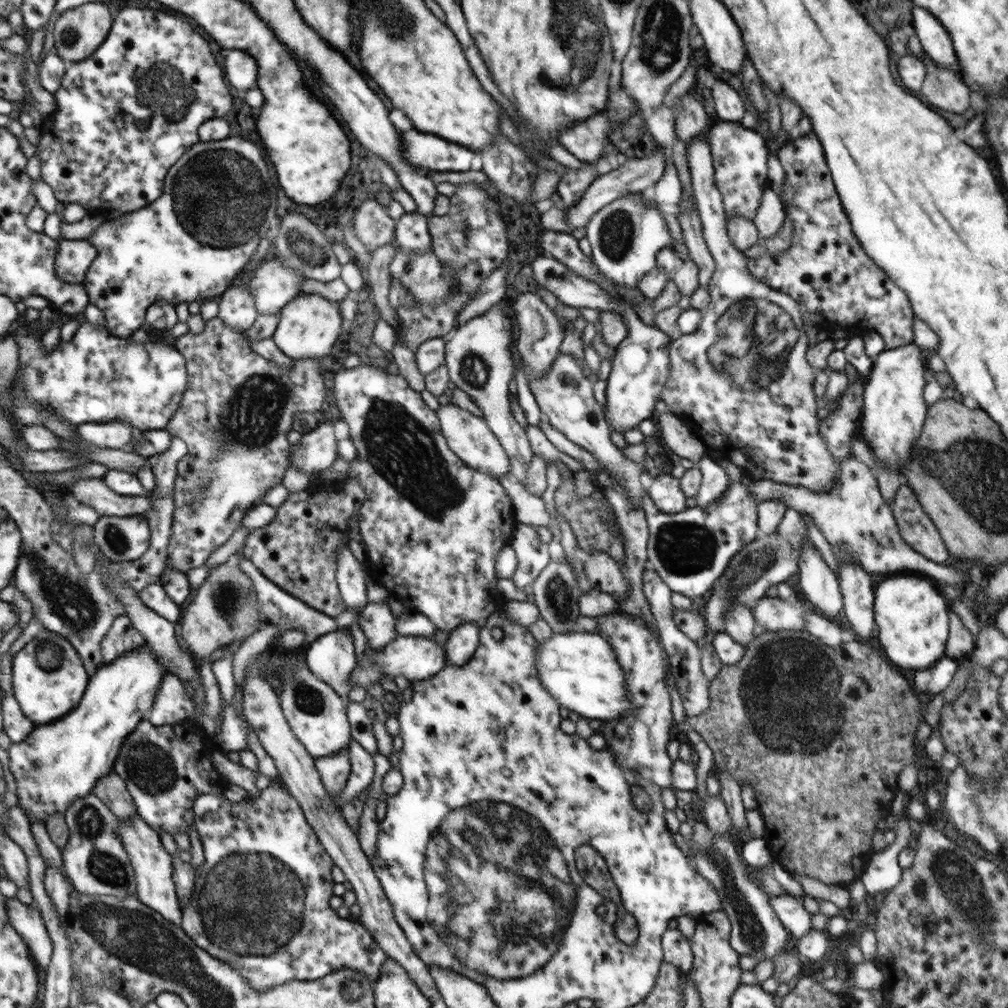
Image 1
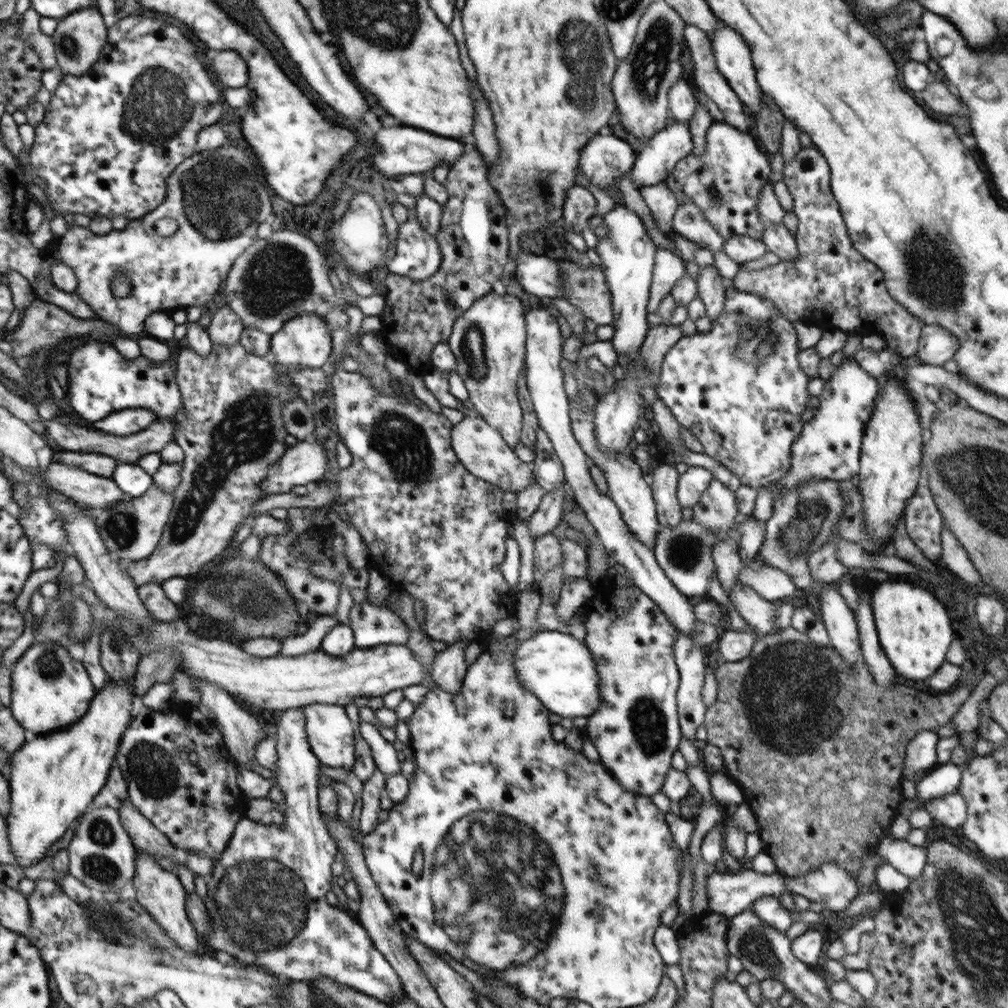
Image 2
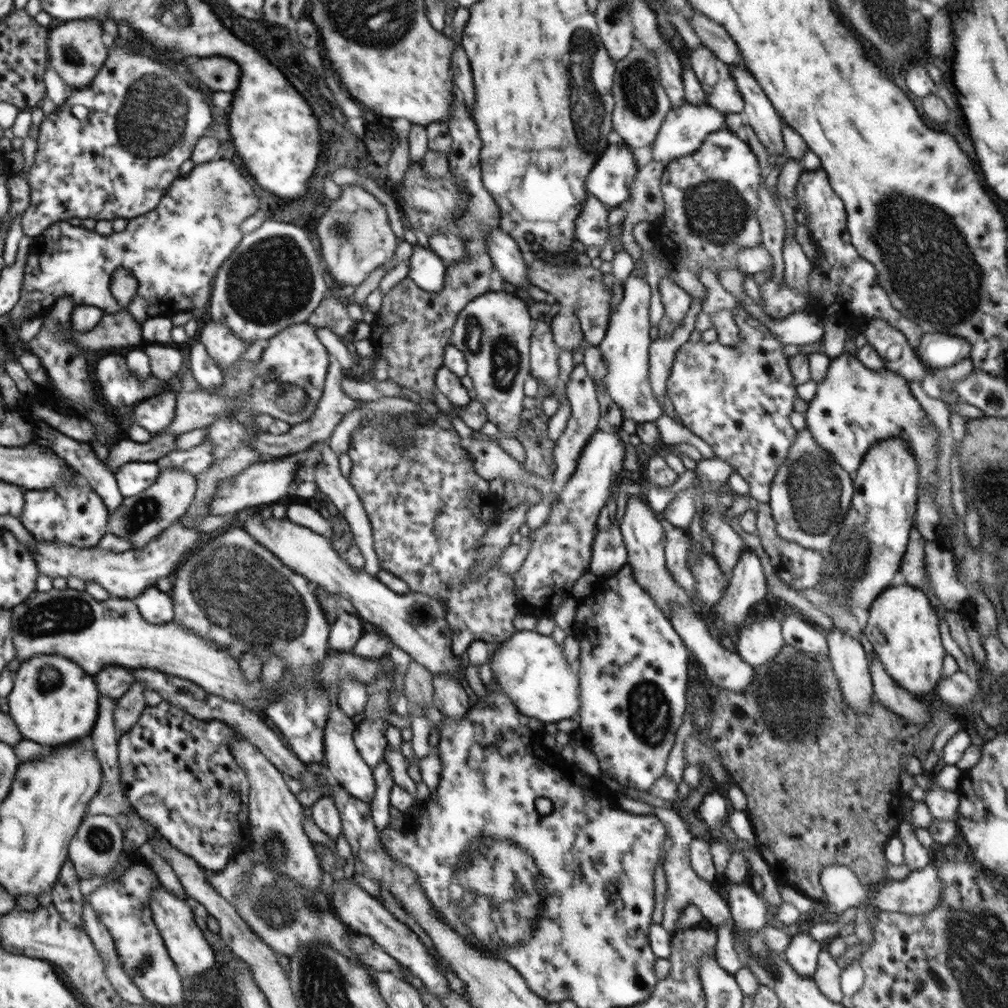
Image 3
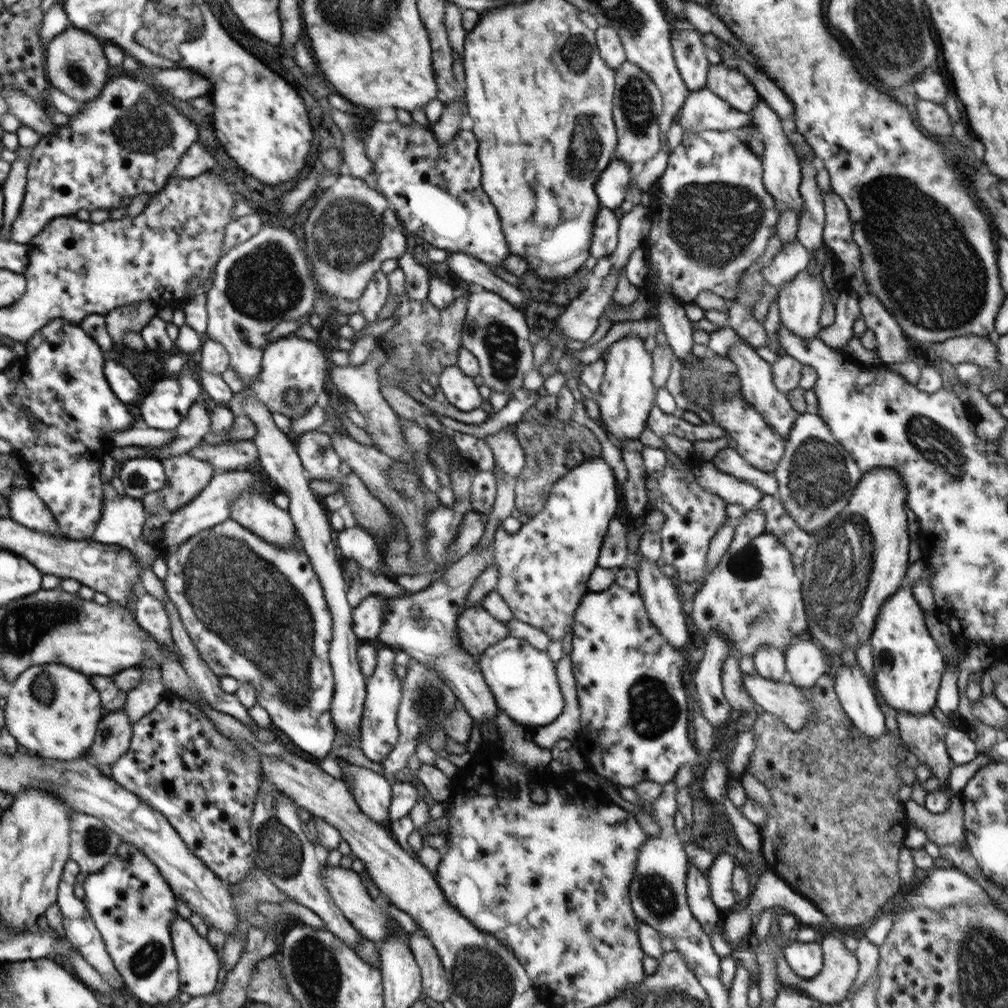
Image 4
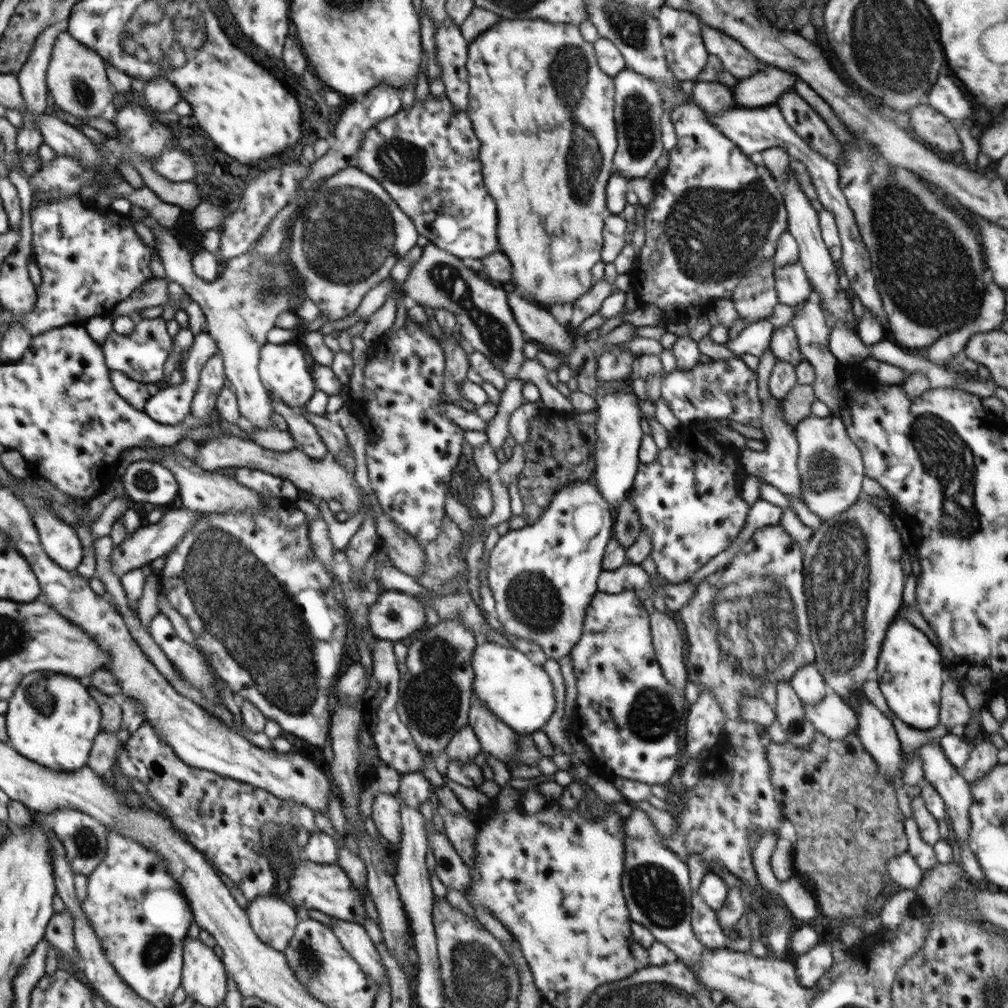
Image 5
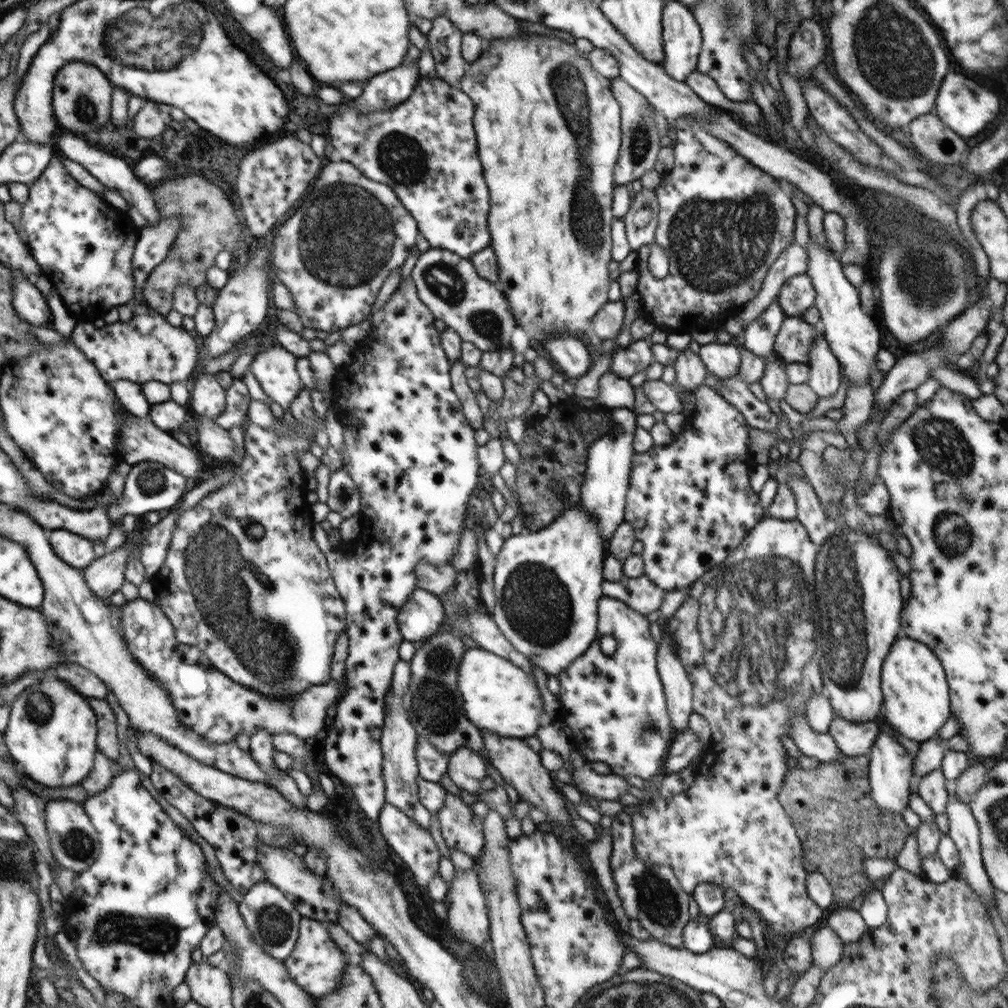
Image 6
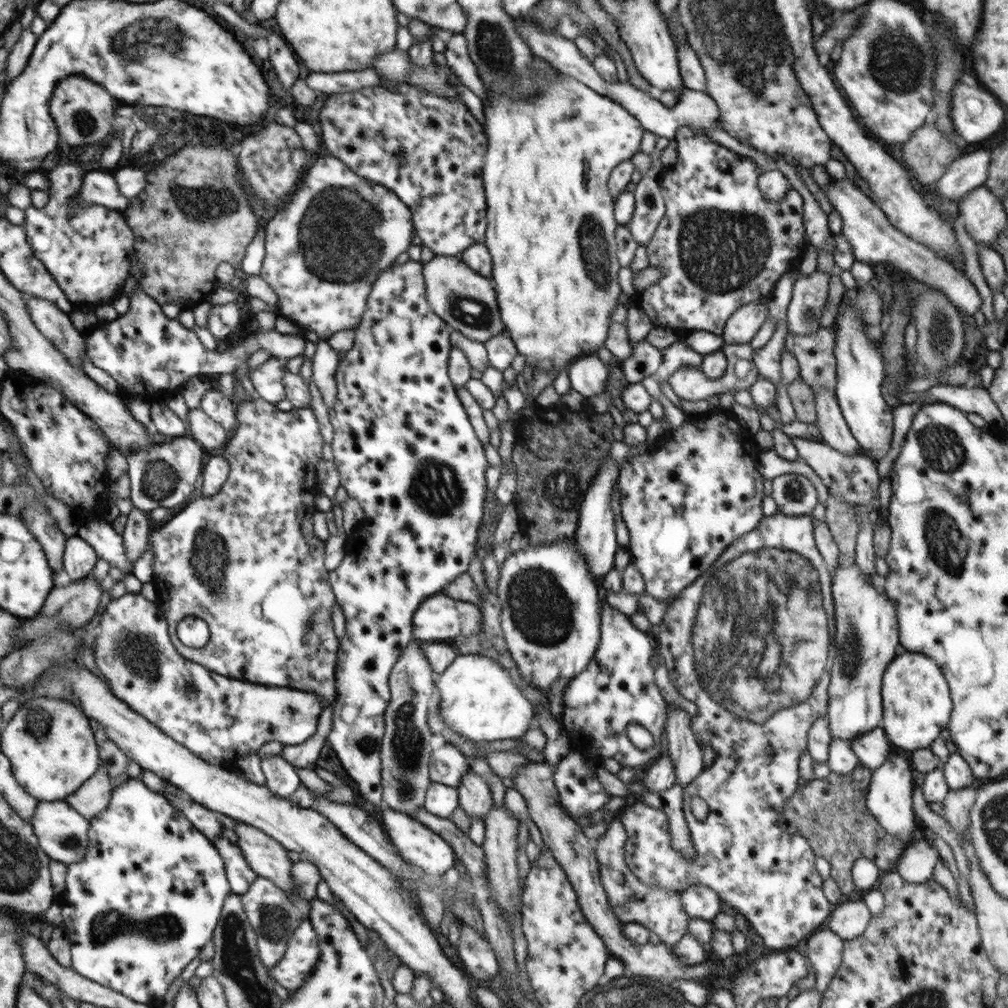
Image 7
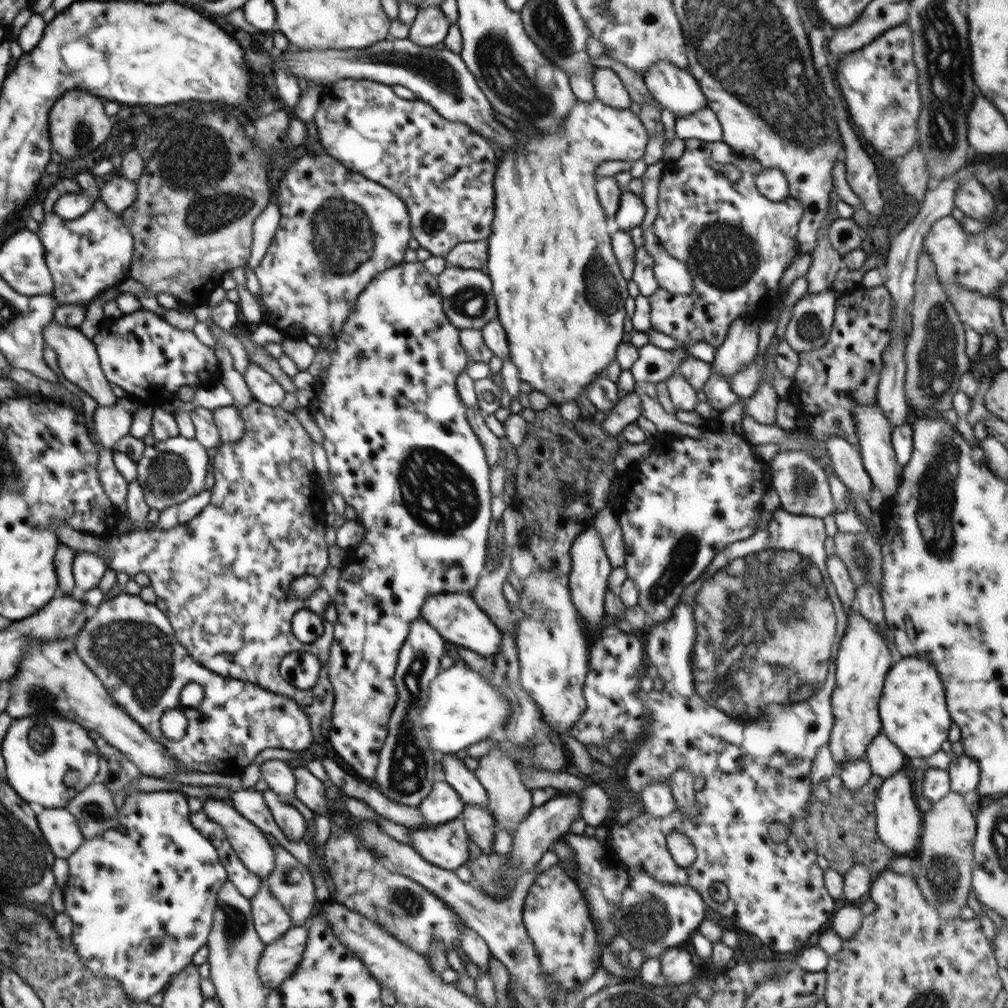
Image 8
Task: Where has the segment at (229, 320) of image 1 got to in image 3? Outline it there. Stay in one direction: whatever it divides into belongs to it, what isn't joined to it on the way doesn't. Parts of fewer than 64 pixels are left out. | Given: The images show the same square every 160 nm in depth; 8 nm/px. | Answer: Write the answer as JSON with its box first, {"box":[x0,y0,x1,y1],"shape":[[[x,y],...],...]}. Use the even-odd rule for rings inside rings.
{"box":[198,321,250,369],"shape":[[[212,321],[201,328],[198,337],[214,363],[222,369],[238,362],[241,355],[250,348],[250,343],[240,341],[226,325]]]}

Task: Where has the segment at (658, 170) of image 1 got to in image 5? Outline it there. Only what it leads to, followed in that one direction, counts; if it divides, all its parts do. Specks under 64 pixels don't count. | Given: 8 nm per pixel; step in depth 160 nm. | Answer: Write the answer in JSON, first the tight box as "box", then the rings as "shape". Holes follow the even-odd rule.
{"box":[689,81,736,117],"shape":[[[697,81],[689,86],[692,102],[708,117],[719,115],[727,108],[736,107],[731,88],[721,82]]]}

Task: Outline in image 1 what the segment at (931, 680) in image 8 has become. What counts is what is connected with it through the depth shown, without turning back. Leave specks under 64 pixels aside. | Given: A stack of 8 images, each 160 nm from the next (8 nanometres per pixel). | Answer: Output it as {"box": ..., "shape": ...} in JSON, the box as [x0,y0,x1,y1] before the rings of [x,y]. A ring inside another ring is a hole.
{"box":[874,572,950,668],"shape":[[[908,572],[895,574],[881,581],[874,590],[876,642],[887,658],[902,668],[930,668],[938,659],[946,656],[950,601],[932,582]]]}

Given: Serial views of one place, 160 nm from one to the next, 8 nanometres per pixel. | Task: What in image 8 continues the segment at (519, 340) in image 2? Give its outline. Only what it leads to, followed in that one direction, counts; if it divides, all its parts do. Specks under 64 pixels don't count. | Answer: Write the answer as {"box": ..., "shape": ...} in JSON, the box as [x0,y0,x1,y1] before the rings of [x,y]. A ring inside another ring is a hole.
{"box":[437,262,498,330],"shape":[[[447,262],[447,267],[437,275],[437,281],[441,290],[442,304],[452,326],[459,330],[482,330],[488,322],[498,319],[491,278],[481,270],[452,266]]]}

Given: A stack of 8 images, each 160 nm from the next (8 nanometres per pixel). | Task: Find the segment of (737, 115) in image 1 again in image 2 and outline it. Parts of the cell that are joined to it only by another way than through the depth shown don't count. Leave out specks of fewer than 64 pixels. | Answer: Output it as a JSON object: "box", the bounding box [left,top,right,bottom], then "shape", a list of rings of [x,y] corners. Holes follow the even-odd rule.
{"box":[683,24,743,116],"shape":[[[693,24],[686,26],[683,37],[686,50],[694,60],[692,84],[695,90],[703,98],[711,98],[716,102],[725,116],[742,112],[743,102],[716,66],[711,38]]]}

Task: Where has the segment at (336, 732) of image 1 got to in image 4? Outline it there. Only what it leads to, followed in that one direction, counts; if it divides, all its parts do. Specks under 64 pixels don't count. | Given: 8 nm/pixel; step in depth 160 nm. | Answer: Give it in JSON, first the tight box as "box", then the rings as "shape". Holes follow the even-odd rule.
{"box":[344,760,392,825],"shape":[[[347,760],[344,761],[348,763],[347,771],[350,773],[351,779],[354,781],[354,789],[351,793],[353,794],[360,811],[366,814],[366,817],[374,821],[374,823],[378,823],[378,825],[388,825],[390,822],[388,807],[390,807],[390,800],[392,800],[392,782],[390,782],[387,777],[384,777],[384,775],[375,773],[371,769],[354,765]]]}

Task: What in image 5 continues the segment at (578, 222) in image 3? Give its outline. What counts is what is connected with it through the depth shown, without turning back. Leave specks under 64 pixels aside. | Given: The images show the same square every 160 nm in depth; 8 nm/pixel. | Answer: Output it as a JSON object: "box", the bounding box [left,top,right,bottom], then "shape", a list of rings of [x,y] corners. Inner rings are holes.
{"box":[601,214,630,263],"shape":[[[611,214],[608,218],[605,218],[603,239],[604,244],[601,248],[601,260],[604,263],[614,262],[630,241],[627,232],[627,222],[623,216]]]}

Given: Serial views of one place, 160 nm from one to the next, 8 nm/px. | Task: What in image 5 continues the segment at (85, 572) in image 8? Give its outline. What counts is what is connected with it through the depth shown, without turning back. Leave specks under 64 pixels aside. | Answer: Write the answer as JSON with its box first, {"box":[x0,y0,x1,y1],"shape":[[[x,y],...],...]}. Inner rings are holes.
{"box":[30,510,82,571],"shape":[[[30,510],[47,554],[58,566],[75,571],[82,563],[82,544],[75,528],[47,510]]]}

